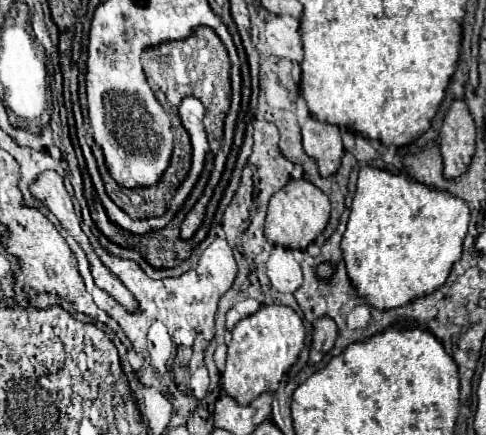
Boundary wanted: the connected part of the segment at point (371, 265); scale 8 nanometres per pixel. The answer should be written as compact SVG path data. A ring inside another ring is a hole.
M362 167L350 207L350 219L342 235L346 269L358 295L362 295L366 303L376 309L394 309L436 291L444 285L452 265L462 255L462 241L466 237L468 223L470 209L464 199L458 199L444 189L434 189L426 183L414 181L408 175L376 167Z

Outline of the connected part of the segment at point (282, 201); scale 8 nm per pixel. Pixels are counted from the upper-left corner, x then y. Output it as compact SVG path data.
M290 179L286 187L274 193L268 201L268 215L266 215L266 237L272 243L286 245L290 249L306 249L308 243L316 239L318 233L324 231L330 217L330 201L328 195L318 191L308 179Z

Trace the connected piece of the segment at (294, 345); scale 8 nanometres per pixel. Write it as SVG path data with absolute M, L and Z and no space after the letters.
M262 305L256 313L240 319L232 329L222 389L242 405L248 405L264 391L276 391L282 377L298 359L304 347L304 335L300 315L286 305Z

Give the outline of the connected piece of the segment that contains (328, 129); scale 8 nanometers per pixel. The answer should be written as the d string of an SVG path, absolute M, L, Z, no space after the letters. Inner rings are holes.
M308 115L302 125L302 143L304 151L318 161L322 175L334 175L340 165L340 157L344 153L342 133L338 125L322 123Z

